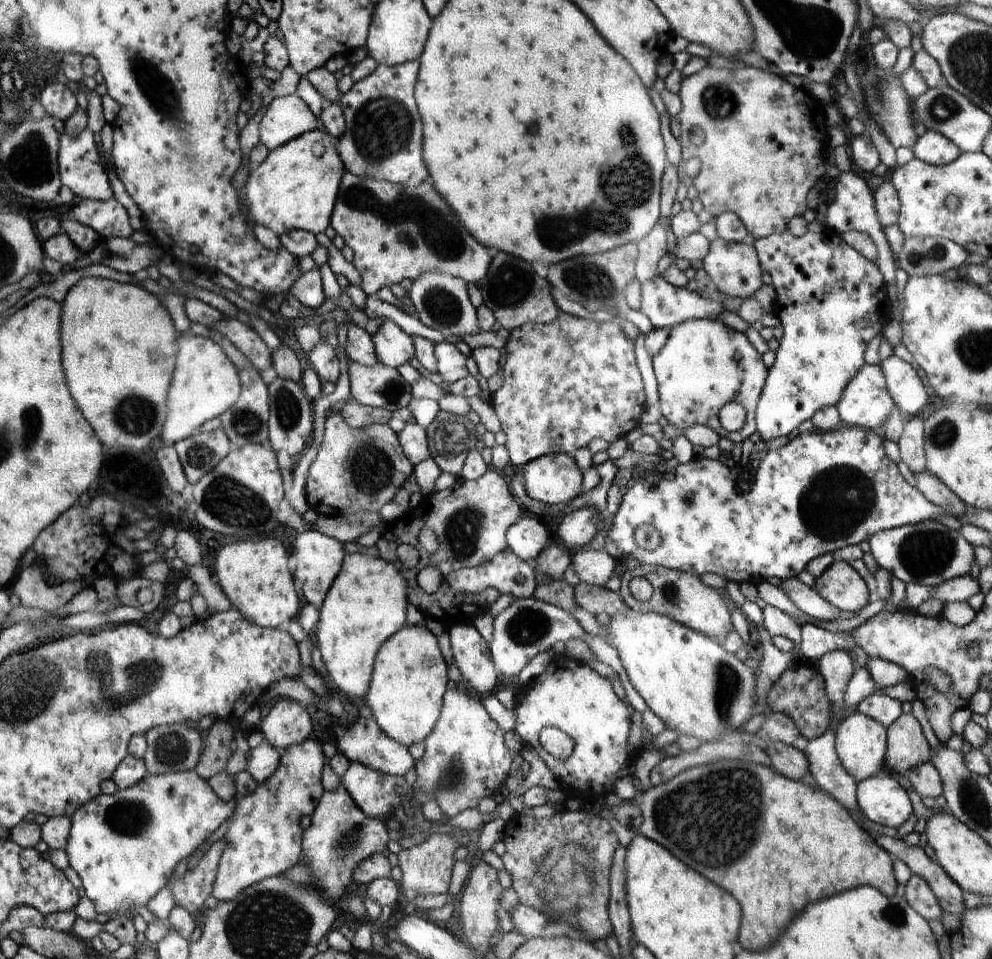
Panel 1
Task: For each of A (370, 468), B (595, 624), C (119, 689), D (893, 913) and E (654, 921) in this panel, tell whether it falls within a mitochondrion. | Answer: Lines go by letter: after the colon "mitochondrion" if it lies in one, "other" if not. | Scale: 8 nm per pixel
A: mitochondrion
B: other
C: mitochondrion
D: mitochondrion
E: other

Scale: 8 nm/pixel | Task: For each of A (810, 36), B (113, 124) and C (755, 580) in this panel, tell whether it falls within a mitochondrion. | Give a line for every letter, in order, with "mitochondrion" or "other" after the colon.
A: mitochondrion
B: other
C: other

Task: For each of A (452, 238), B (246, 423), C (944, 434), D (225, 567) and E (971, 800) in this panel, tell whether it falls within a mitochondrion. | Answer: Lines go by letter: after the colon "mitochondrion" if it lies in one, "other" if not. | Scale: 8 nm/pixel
A: mitochondrion
B: mitochondrion
C: mitochondrion
D: other
E: mitochondrion

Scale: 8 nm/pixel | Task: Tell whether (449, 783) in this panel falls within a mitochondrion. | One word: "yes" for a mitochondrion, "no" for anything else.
yes

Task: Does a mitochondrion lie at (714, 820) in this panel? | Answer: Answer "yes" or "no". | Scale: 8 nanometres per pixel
yes

